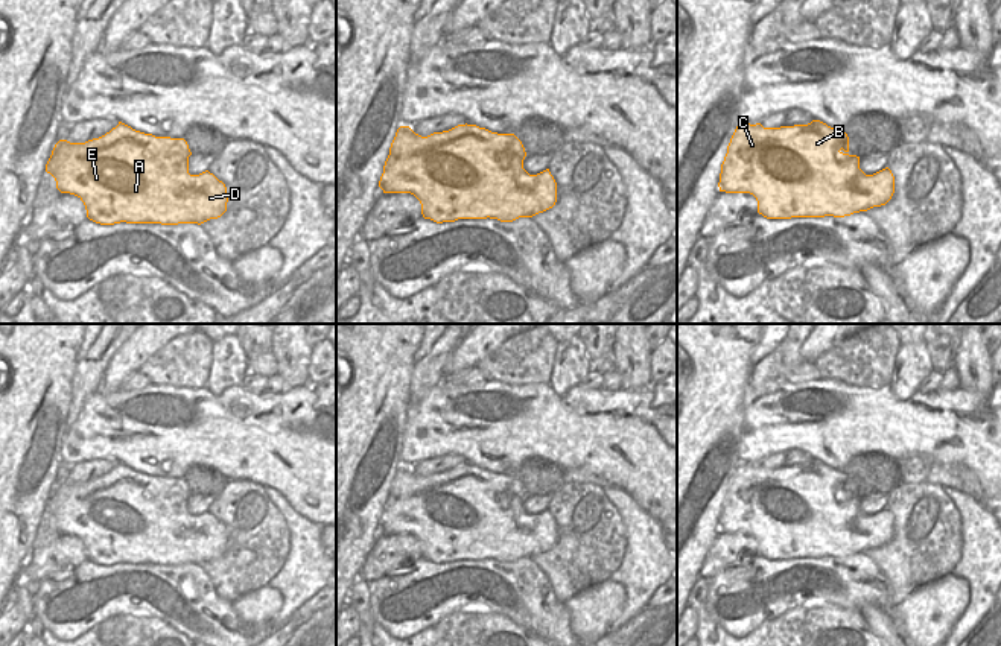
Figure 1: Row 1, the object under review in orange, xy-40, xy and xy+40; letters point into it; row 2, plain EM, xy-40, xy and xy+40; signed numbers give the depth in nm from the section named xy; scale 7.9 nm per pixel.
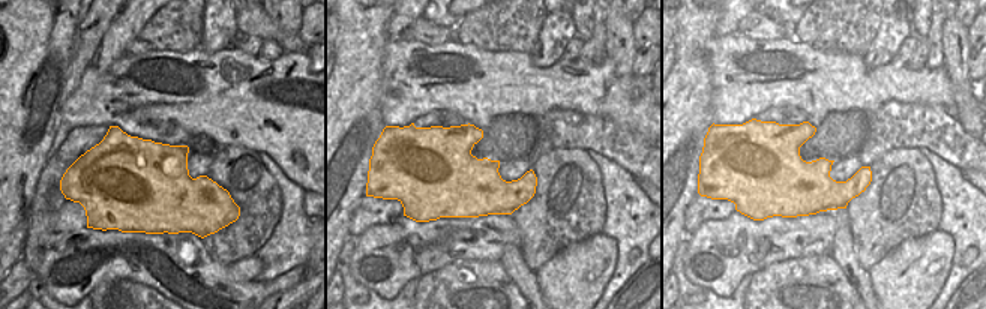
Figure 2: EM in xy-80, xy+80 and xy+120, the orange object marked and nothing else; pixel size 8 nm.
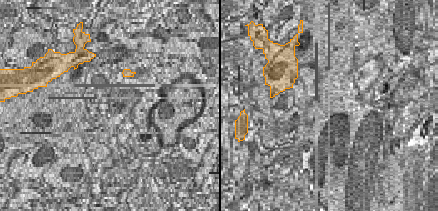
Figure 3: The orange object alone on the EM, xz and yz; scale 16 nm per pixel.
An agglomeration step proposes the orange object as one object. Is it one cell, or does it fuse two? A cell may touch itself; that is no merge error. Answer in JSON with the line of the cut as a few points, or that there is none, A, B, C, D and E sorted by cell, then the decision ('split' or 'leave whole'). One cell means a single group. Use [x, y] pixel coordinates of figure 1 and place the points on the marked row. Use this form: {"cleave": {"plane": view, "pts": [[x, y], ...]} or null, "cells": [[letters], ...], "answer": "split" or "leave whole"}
{"cleave": null, "cells": [["A", "B", "C", "D", "E"]], "answer": "leave whole"}

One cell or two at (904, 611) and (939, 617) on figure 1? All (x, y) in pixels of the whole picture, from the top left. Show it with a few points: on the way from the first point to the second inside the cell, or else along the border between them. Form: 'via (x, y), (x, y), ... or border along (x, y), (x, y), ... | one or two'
via (913, 614), (930, 617) | one

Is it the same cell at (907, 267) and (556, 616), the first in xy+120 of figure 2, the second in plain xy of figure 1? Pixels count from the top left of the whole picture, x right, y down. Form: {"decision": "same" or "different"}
{"decision": "different"}

